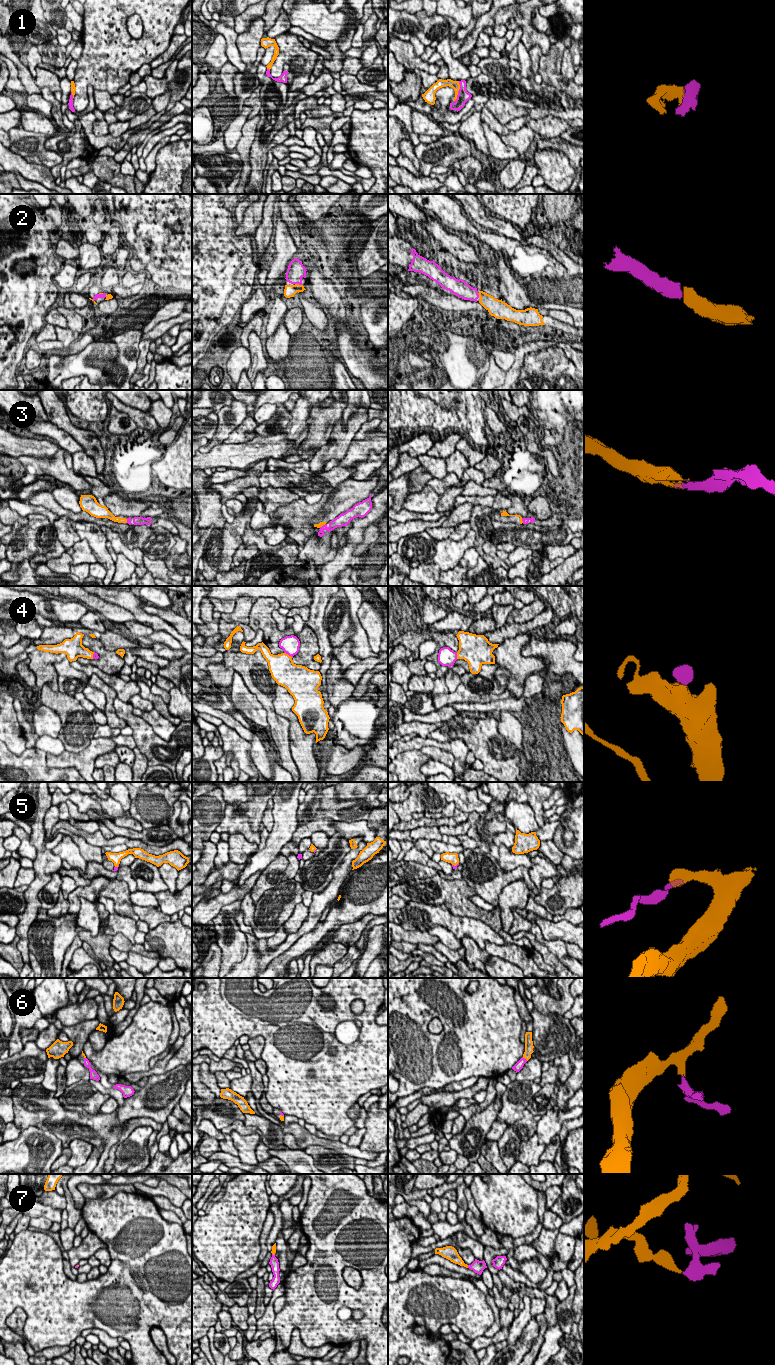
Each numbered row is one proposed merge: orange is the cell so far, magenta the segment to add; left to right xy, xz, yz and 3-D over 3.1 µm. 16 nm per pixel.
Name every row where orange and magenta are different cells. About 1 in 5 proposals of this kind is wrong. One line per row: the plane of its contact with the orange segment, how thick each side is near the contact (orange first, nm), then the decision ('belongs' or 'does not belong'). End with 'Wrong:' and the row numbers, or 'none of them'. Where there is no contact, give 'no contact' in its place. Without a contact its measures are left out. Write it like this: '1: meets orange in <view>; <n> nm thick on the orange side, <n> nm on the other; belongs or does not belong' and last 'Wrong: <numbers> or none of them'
1: meets orange in yz; 140 nm thick on the orange side, 200 nm on the other; belongs
2: meets orange in xz; 190 nm thick on the orange side, 280 nm on the other; belongs
3: meets orange in yz; 50 nm thick on the orange side, 100 nm on the other; does not belong
4: meets orange in xz; 400 nm thick on the orange side, 280 nm on the other; belongs
5: meets orange in yz; 170 nm thick on the orange side, 60 nm on the other; belongs
6: meets orange in yz; 130 nm thick on the orange side, 140 nm on the other; belongs
7: meets orange in yz; 160 nm thick on the orange side, 200 nm on the other; belongs
Wrong: 3

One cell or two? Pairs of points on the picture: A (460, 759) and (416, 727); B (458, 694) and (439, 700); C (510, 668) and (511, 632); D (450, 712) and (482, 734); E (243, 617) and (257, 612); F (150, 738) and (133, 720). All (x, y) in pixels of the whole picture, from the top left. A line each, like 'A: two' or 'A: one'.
A: two
B: one
C: two
D: two
E: two
F: one

